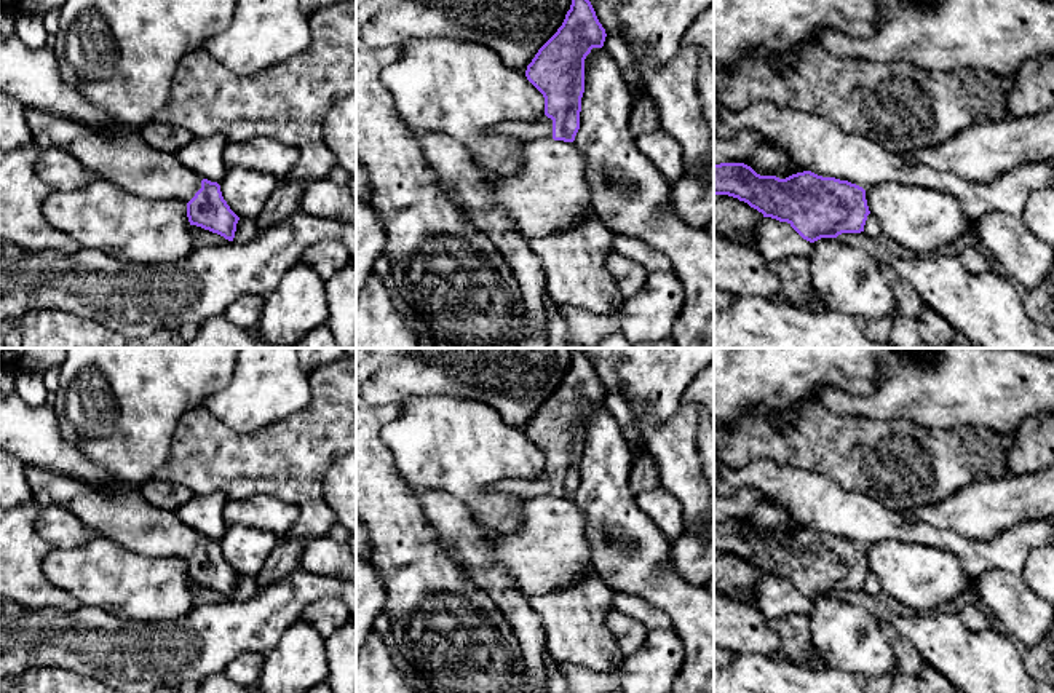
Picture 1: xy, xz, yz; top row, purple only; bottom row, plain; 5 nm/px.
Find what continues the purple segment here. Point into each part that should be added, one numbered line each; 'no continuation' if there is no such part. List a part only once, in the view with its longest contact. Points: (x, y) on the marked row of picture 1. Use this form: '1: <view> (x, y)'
1: xz (540, 128)

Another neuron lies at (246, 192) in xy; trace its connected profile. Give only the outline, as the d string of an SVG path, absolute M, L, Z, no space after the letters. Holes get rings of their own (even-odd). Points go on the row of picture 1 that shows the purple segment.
M228 168L219 185L224 200L240 219L257 219L279 180L260 171Z

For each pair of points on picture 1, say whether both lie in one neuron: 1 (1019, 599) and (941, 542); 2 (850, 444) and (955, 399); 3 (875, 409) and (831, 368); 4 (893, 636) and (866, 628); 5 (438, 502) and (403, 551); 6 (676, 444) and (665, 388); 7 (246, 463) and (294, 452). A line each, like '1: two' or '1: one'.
1: two
2: two
3: two
4: two
5: two
6: two
7: one

